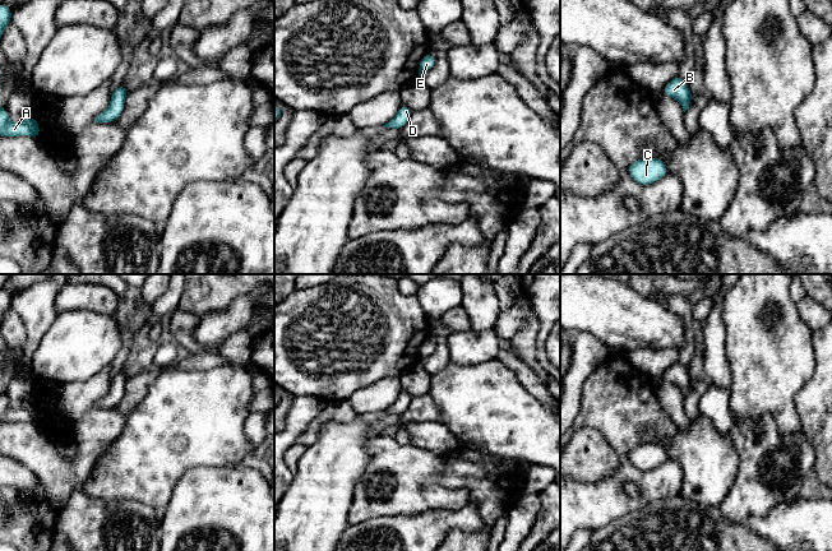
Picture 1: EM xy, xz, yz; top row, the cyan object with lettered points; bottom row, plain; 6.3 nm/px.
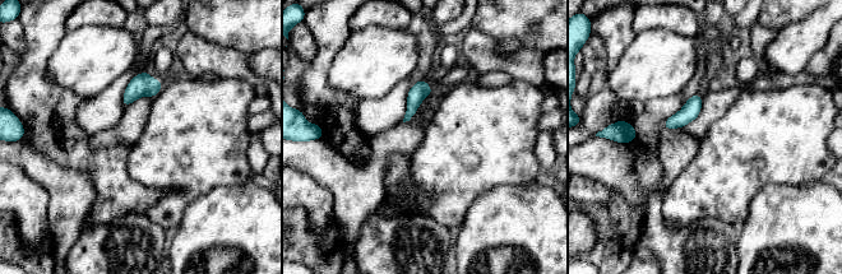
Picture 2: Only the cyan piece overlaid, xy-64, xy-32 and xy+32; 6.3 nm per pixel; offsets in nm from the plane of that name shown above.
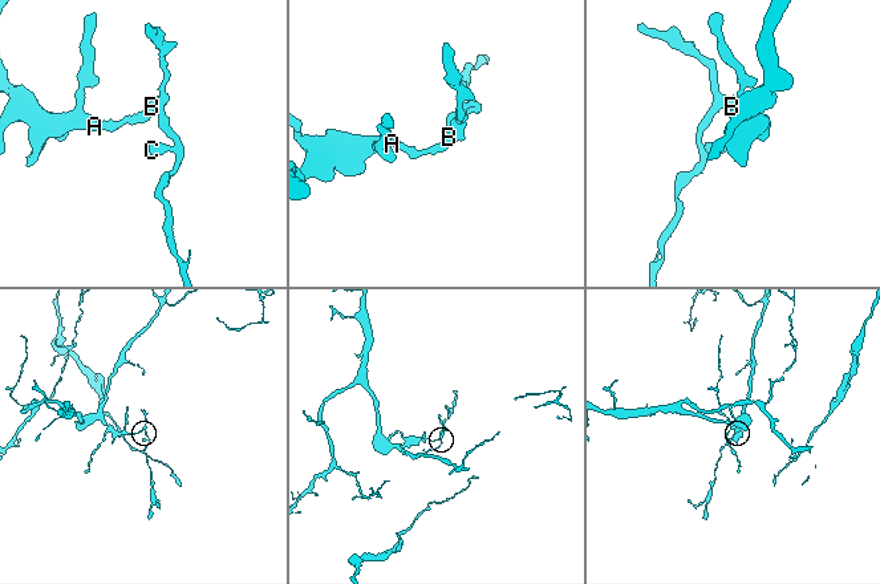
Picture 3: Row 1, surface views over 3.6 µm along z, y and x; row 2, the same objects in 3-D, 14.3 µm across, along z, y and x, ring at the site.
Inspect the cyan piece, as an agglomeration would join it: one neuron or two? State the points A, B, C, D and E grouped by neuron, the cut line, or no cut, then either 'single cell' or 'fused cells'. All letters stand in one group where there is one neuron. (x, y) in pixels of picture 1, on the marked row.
A B C D E; no cut; single cell

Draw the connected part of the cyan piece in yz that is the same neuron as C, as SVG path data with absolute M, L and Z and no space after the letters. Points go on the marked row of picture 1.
M642 158L633 162L628 172L641 185L651 185L667 173L667 168L660 158Z

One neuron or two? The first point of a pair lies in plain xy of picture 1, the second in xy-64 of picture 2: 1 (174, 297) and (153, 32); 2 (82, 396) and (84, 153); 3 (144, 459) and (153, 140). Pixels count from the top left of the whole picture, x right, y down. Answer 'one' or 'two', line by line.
1: one
2: two
3: one

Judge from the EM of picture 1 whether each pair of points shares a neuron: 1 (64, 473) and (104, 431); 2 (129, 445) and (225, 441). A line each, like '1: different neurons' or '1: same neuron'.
1: same neuron
2: same neuron

